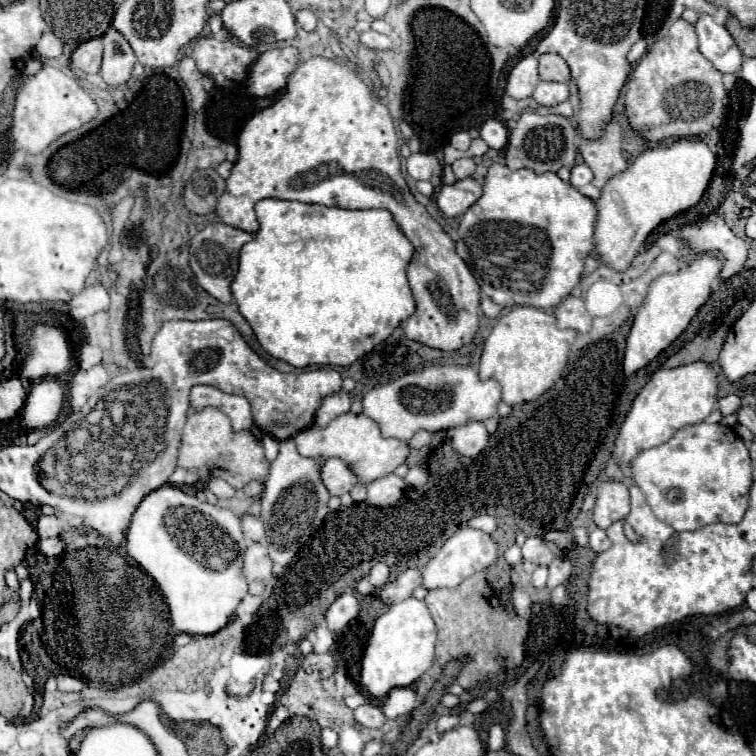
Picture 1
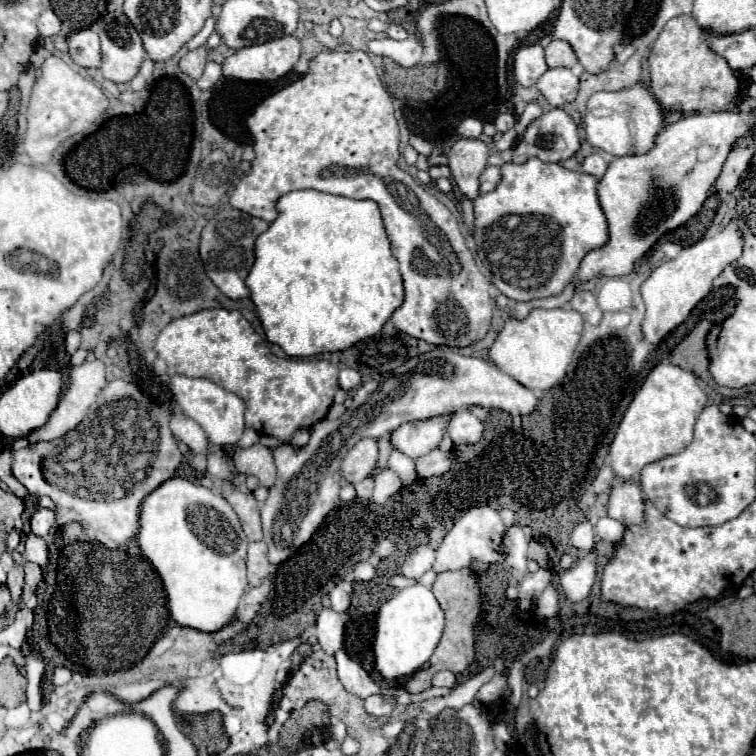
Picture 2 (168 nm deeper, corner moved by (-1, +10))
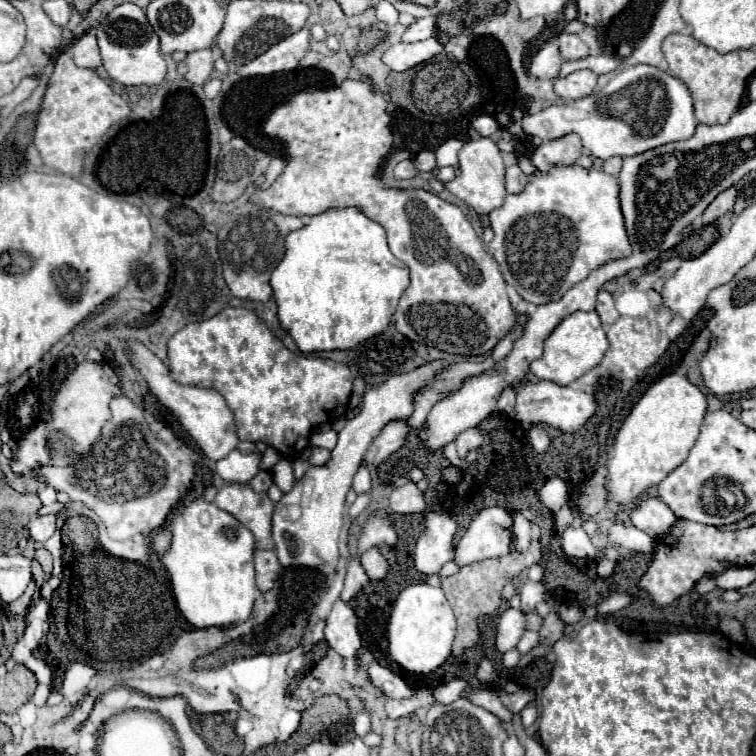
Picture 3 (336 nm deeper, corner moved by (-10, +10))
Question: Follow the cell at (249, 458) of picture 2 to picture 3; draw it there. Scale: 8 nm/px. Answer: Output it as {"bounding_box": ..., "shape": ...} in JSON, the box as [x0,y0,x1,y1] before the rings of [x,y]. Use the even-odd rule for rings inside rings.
{"bounding_box":[271,460,295,492],"shape":[[[287,460],[277,462],[277,466],[271,470],[271,478],[273,478],[273,482],[275,482],[275,486],[277,486],[279,490],[283,490],[283,492],[291,490],[291,486],[293,486],[293,482],[295,482],[291,464],[289,464]]]}

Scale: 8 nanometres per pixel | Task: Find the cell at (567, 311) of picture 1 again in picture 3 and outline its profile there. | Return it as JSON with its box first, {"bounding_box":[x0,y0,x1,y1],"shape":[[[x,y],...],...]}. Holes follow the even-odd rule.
{"bounding_box":[597,290,619,324],"shape":[[[601,290],[597,296],[597,314],[603,324],[613,324],[619,318],[619,312],[615,310],[615,304],[613,304],[613,296],[605,290]]]}

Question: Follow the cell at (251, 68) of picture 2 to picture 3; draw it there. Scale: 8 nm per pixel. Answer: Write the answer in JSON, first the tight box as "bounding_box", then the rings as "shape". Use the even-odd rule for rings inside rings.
{"bounding_box":[239,28,311,76],"shape":[[[303,28],[283,38],[275,46],[271,46],[265,54],[243,64],[239,68],[239,74],[241,76],[269,76],[277,72],[295,70],[297,64],[303,60],[305,52],[309,50],[309,40],[311,40],[309,28]]]}

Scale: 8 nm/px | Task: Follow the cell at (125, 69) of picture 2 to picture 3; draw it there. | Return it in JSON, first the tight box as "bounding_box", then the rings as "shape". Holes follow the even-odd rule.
{"bounding_box":[95,4,167,86],"shape":[[[121,4],[111,10],[111,14],[95,28],[99,40],[103,66],[107,74],[123,86],[153,86],[159,84],[167,74],[167,64],[159,50],[159,38],[151,30],[151,24],[145,18],[145,12],[135,4]]]}

